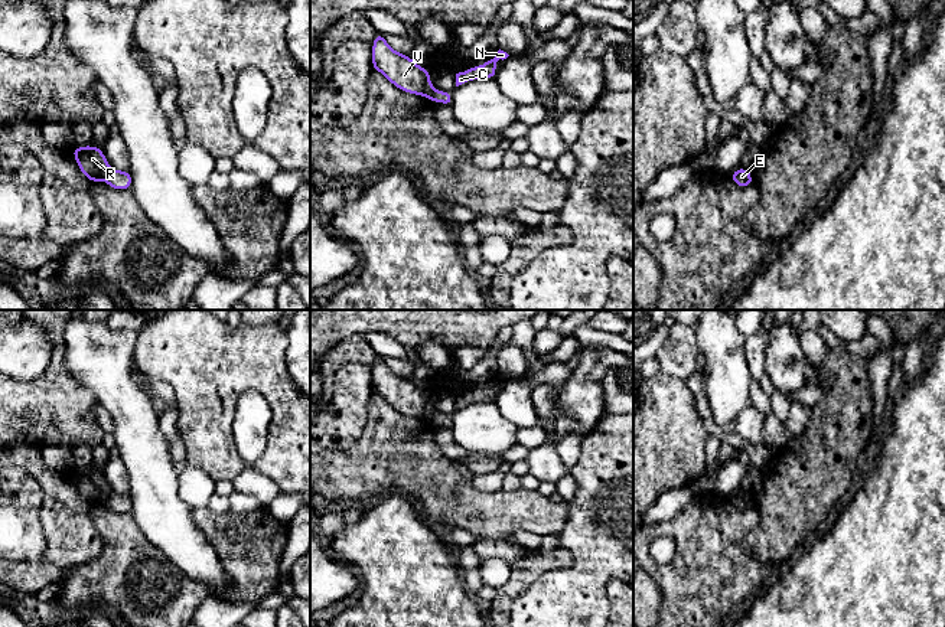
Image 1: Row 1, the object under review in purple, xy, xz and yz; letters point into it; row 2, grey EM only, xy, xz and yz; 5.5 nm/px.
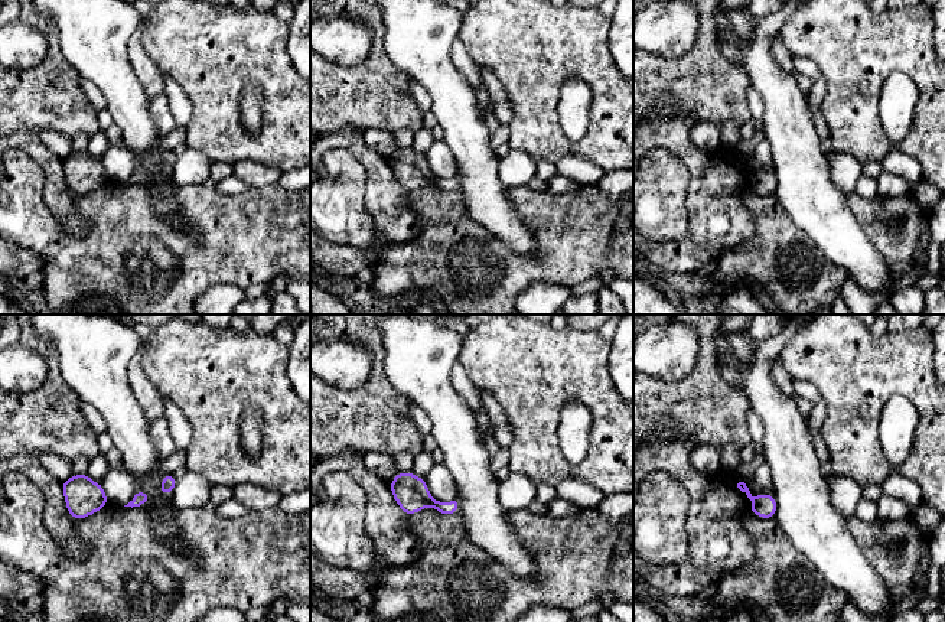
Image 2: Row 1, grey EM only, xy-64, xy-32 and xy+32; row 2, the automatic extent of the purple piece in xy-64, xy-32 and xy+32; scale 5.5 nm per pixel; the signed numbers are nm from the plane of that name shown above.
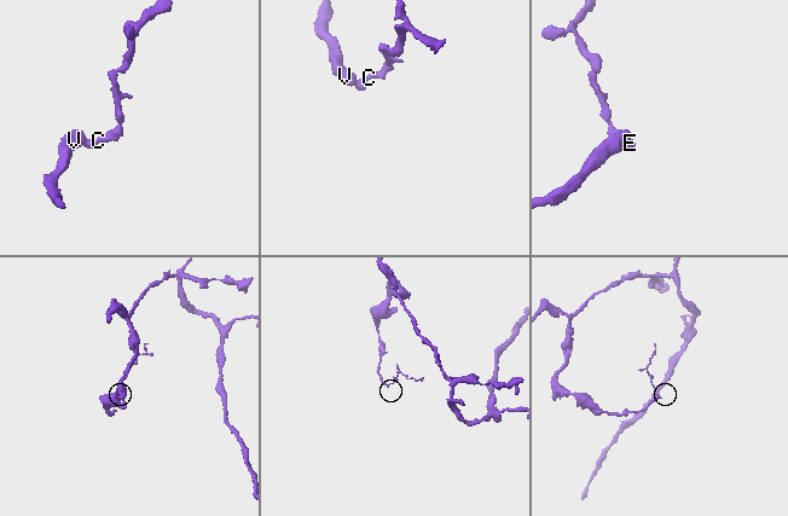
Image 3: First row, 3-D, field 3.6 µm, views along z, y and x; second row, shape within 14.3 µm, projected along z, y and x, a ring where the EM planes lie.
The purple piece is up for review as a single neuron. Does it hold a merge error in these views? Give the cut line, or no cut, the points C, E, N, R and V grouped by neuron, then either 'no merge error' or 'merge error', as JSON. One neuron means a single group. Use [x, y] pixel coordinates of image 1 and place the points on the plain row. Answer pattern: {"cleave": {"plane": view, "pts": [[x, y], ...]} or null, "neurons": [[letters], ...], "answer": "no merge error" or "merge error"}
{"cleave": {"plane": "xy", "pts": [[110, 492], [103, 502]]}, "neurons": [["C", "E", "N"], ["R", "V"]], "answer": "merge error"}

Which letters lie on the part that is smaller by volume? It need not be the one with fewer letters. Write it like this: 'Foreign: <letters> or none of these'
Foreign: C, E, N

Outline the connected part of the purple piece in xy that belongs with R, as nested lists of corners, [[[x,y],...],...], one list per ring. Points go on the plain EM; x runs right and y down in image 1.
[[[94,468],[74,470],[75,484],[84,499],[91,504],[104,503],[110,494],[110,487],[102,471]]]

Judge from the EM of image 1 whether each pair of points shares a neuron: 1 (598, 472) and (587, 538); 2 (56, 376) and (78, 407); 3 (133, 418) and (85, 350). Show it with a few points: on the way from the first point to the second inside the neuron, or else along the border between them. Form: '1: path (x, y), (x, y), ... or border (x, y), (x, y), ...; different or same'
1: path (596, 487), (589, 496), (590, 515), (587, 522); same
2: path (56, 384), (71, 399); same
3: path (124, 401), (113, 388), (103, 368); same

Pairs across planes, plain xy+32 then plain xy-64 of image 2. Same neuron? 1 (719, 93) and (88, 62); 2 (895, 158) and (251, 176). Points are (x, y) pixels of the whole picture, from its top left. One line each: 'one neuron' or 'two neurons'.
1: two neurons
2: one neuron

